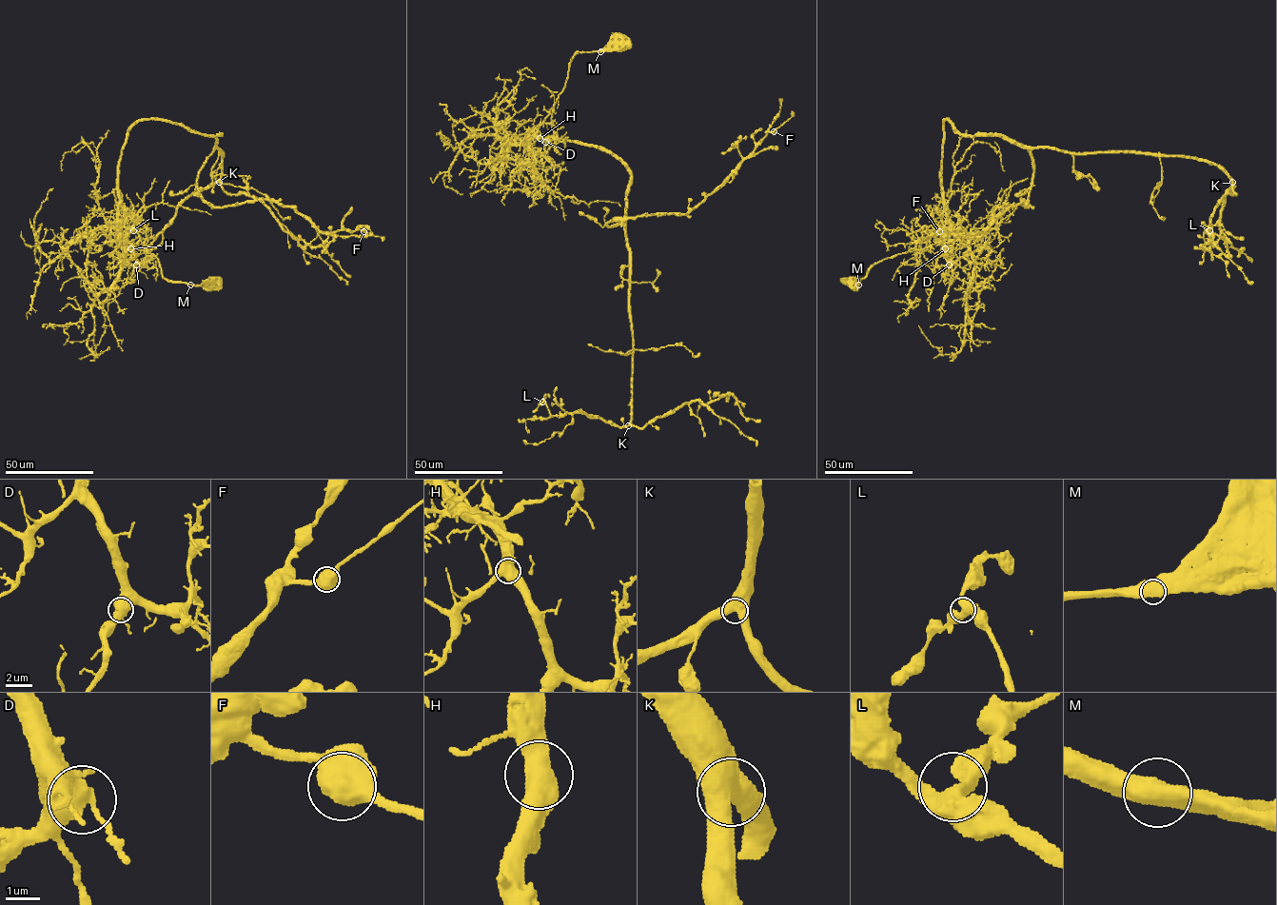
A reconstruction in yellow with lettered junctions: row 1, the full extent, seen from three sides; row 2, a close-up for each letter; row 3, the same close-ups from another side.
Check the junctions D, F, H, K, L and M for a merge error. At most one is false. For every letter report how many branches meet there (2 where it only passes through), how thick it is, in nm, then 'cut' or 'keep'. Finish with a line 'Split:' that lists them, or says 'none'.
D: 3 | 500 nm | keep
F: 3 | 600 nm | keep
H: 3 | 600 nm | keep
K: 3 | 550 nm | keep
L: 3 | 500 nm | keep
M: 3 | 480 nm | keep
Split: none

